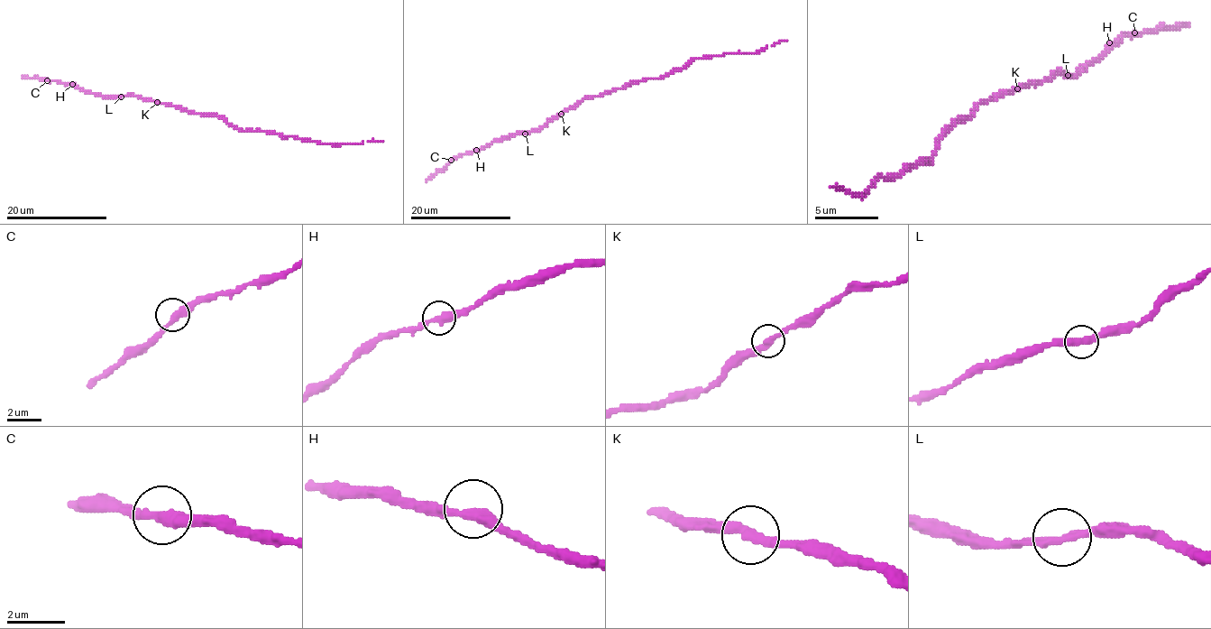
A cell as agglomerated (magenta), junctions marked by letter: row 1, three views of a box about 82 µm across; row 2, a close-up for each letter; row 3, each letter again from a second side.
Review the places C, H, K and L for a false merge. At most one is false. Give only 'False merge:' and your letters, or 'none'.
False merge: none

